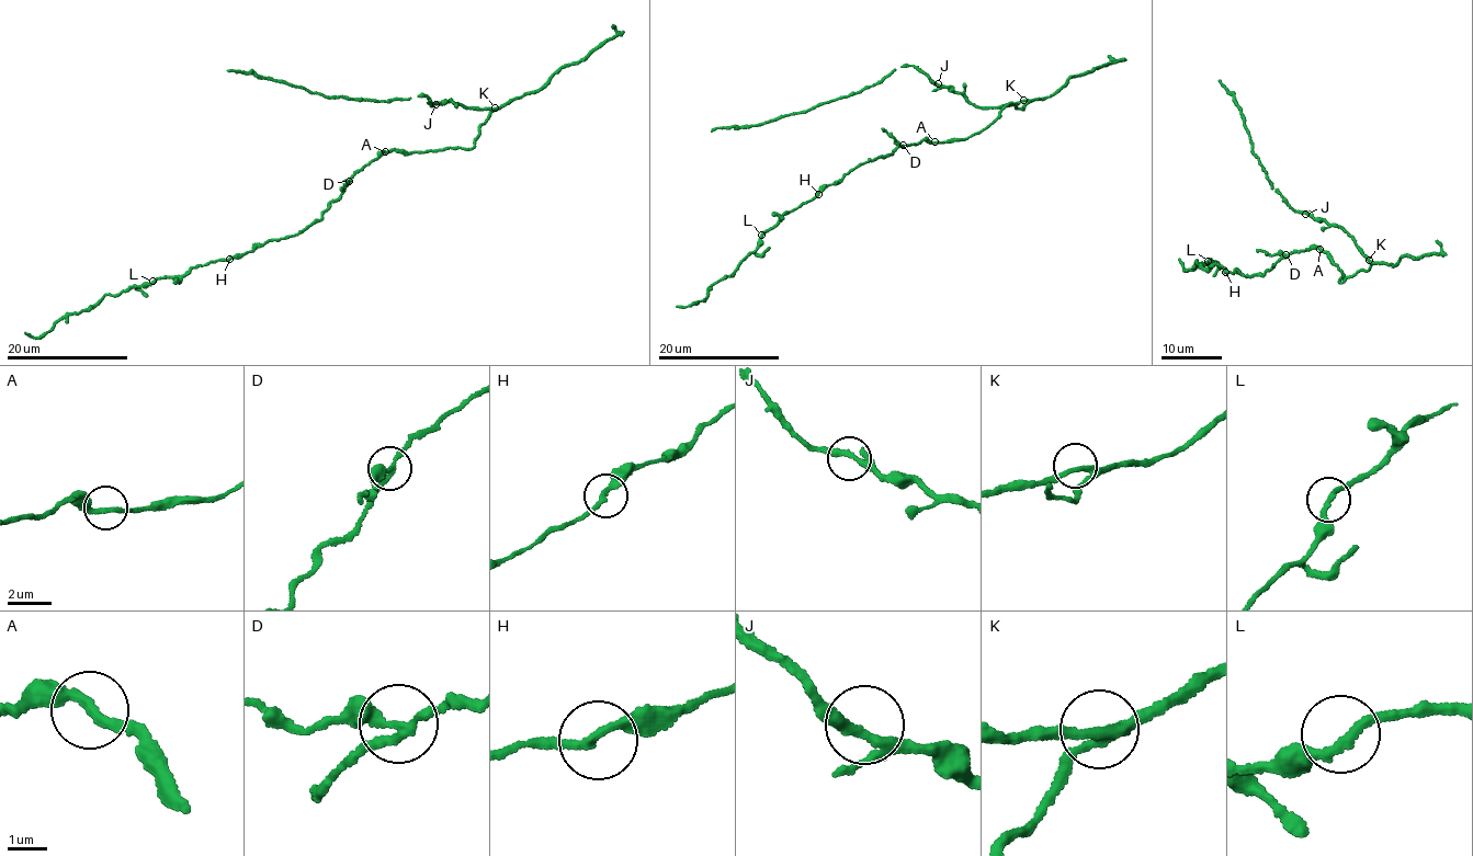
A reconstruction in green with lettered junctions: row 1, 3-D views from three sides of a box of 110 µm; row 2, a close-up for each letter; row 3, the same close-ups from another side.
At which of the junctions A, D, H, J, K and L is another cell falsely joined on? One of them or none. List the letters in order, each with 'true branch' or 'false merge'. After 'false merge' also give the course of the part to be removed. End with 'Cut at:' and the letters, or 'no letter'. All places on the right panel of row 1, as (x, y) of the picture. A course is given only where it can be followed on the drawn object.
A: true branch
D: false merge; foreign part runs (1287, 253), (1268, 255), (1256, 251)
H: true branch
J: true branch
K: true branch
L: true branch
Cut at: D

